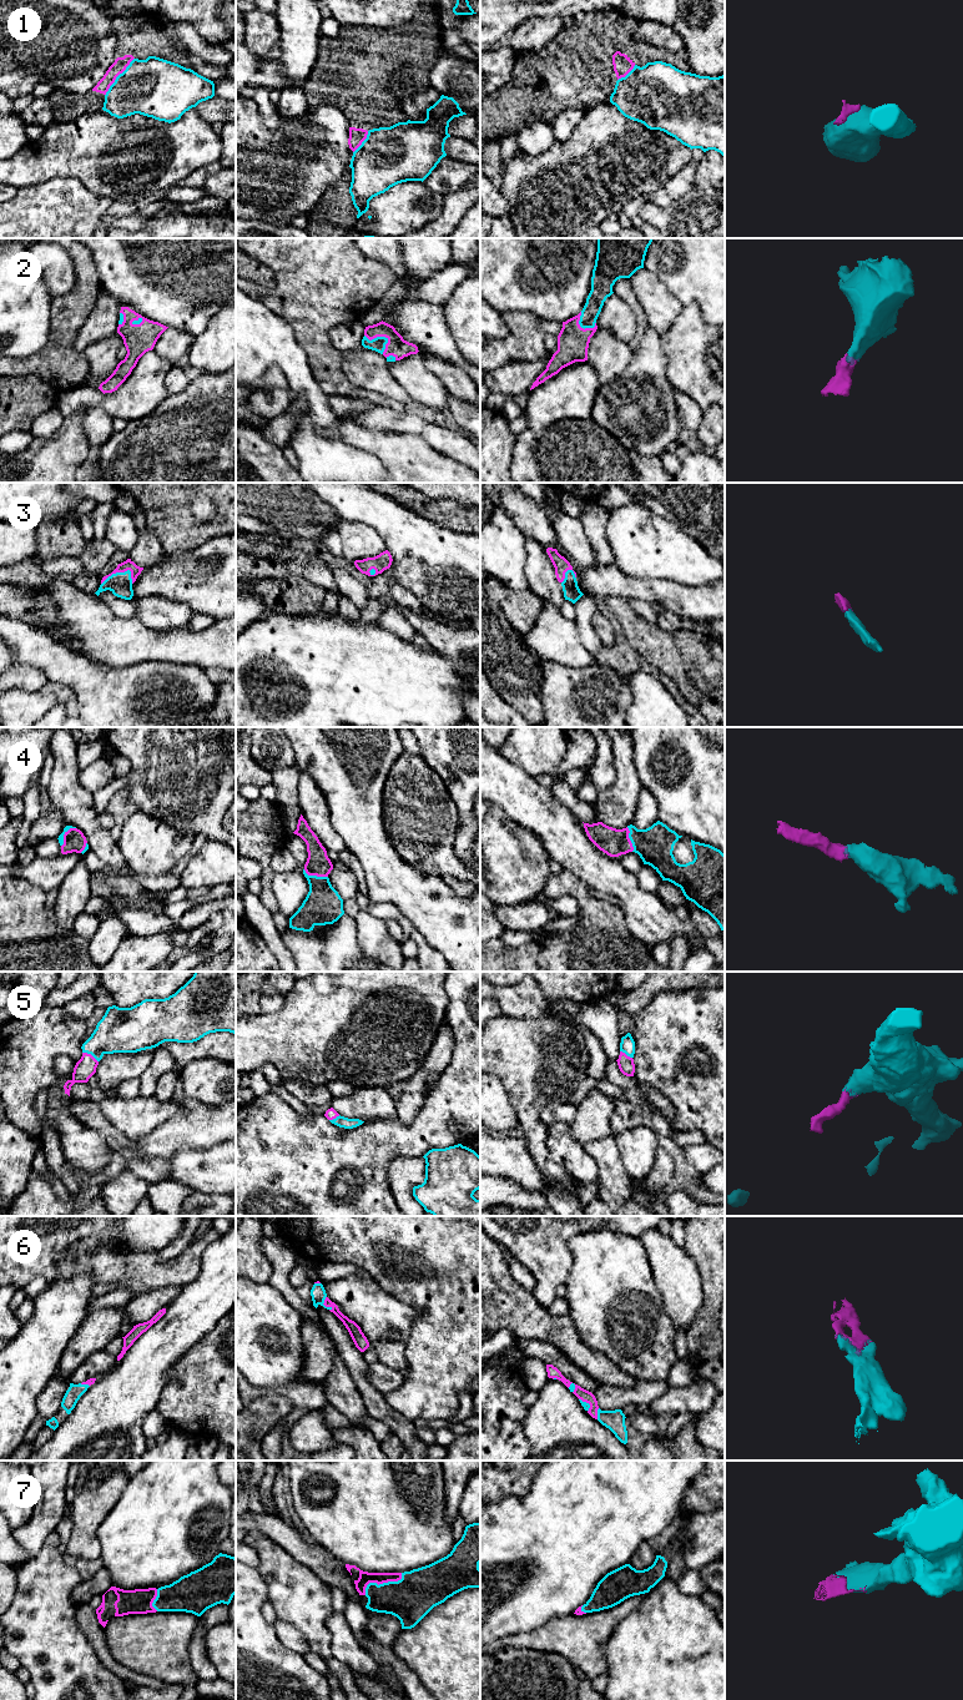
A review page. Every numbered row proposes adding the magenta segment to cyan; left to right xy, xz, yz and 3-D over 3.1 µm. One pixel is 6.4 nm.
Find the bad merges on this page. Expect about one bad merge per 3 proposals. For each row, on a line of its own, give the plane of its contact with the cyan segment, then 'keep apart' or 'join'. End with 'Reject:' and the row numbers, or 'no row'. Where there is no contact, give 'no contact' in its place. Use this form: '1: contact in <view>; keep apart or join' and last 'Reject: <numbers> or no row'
1: contact in xy; keep apart
2: contact in xz; join
3: contact in xy; join
4: contact in xz; join
5: contact in xy; join
6: contact in xz; join
7: contact in xz; join
Reject: 1

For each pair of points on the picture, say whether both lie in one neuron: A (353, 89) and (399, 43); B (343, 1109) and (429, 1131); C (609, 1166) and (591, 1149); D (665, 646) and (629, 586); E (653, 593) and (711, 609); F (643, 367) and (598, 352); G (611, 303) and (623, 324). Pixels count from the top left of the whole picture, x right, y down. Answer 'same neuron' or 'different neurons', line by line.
A: same neuron
B: different neurons
C: same neuron
D: different neurons
E: same neuron
F: different neurons
G: same neuron

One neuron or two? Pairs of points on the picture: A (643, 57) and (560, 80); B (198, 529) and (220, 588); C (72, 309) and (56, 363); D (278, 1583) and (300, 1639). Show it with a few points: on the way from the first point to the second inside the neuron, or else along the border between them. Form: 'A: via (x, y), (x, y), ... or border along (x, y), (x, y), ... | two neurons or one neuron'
A: via (623, 65), (580, 76) | one neuron
B: border along (222, 534), (211, 536), (177, 555) | two neurons
C: via (65, 323), (60, 349) | one neuron
D: border along (277, 1619), (292, 1624), (304, 1637), (311, 1650) | two neurons

